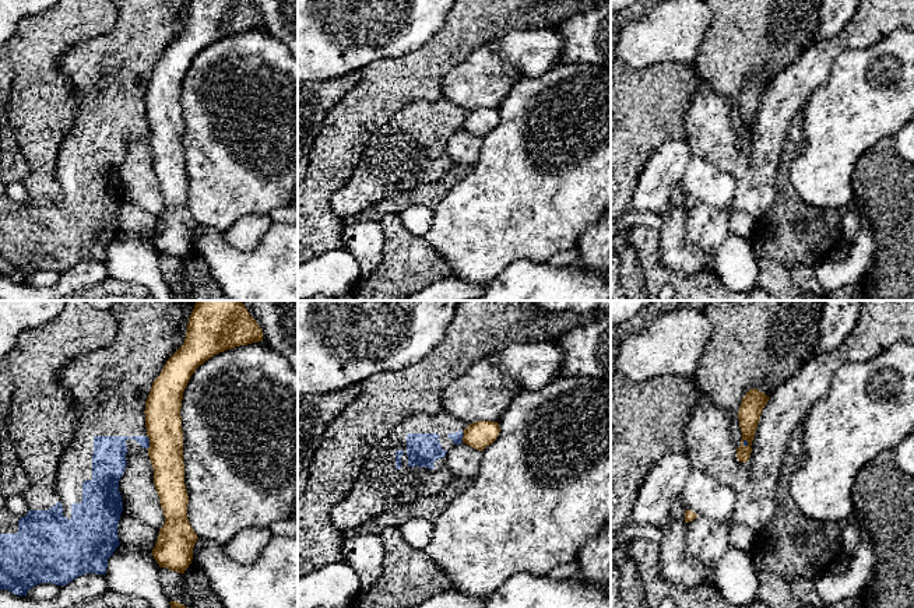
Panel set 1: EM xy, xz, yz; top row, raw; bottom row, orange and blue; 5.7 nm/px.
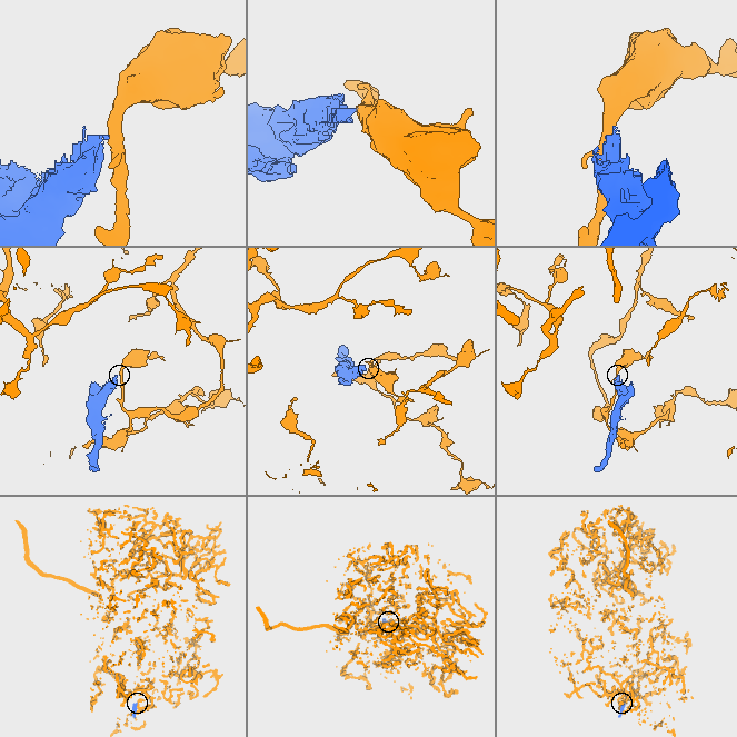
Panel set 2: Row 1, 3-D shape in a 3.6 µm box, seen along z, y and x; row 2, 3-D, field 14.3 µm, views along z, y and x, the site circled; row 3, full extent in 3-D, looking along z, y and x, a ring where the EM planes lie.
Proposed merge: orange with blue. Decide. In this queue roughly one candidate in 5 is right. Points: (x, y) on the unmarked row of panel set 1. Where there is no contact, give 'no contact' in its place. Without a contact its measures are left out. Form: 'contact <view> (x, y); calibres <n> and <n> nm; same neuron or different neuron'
contact xy (150, 129); calibres 200 and 190 nm; different neuron

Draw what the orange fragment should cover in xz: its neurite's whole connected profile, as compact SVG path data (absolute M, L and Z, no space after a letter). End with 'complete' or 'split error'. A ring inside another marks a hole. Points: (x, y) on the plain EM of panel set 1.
M478 108L470 110L463 117L463 130L482 138L486 133L492 131L499 123L500 115L498 109Z | complete

